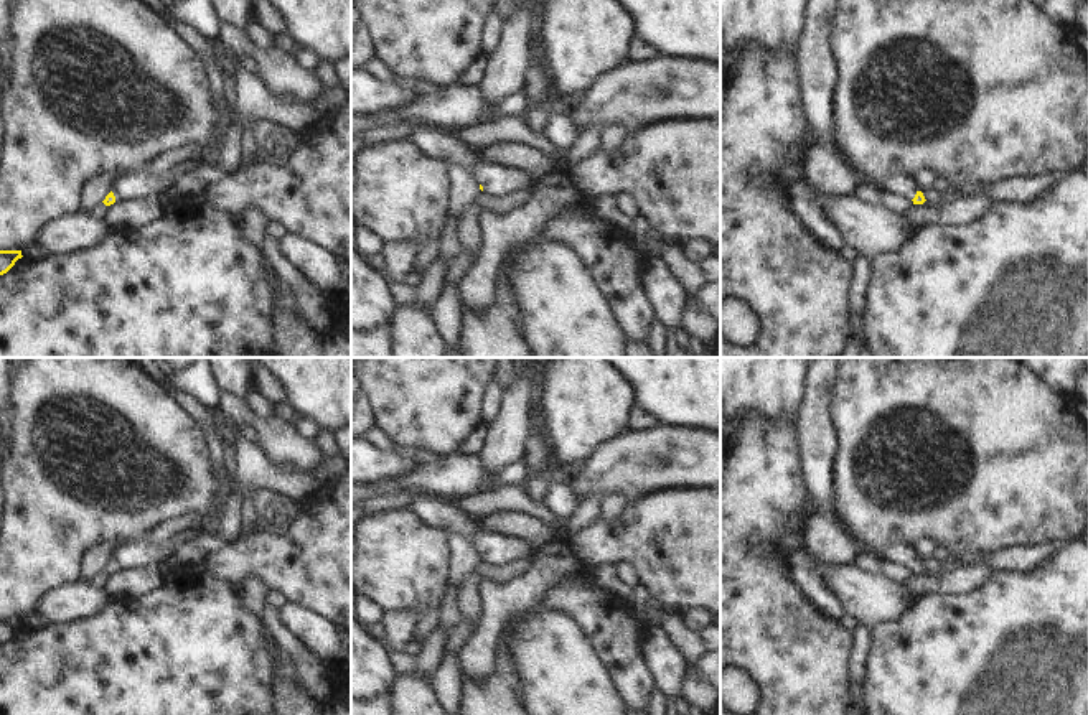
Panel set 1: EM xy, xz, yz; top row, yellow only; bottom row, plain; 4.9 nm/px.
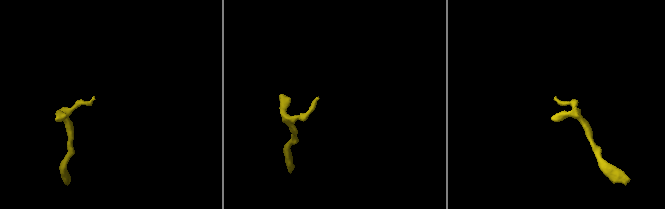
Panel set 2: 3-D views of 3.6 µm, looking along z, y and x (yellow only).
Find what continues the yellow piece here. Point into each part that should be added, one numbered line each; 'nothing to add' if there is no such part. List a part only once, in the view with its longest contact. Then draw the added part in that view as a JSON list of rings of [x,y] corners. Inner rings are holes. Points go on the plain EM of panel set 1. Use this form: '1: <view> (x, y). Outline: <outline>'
1: xy (139, 554). Outline: [[[142,539],[137,542],[119,545],[110,560],[117,572],[127,568],[142,568],[147,565],[165,565],[165,560],[176,550],[176,547],[165,547],[163,544],[147,544]]]

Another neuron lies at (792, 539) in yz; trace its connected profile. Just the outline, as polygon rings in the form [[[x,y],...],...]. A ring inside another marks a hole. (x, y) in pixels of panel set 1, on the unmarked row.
[[[804,498],[801,506],[795,512],[791,512],[786,527],[780,537],[780,545],[783,549],[785,558],[791,558],[795,552],[804,549],[808,521],[818,514],[821,514],[821,507],[813,498]]]

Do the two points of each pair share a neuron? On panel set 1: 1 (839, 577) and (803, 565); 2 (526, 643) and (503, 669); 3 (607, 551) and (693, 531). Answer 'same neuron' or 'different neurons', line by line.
1: different neurons
2: different neurons
3: same neuron

